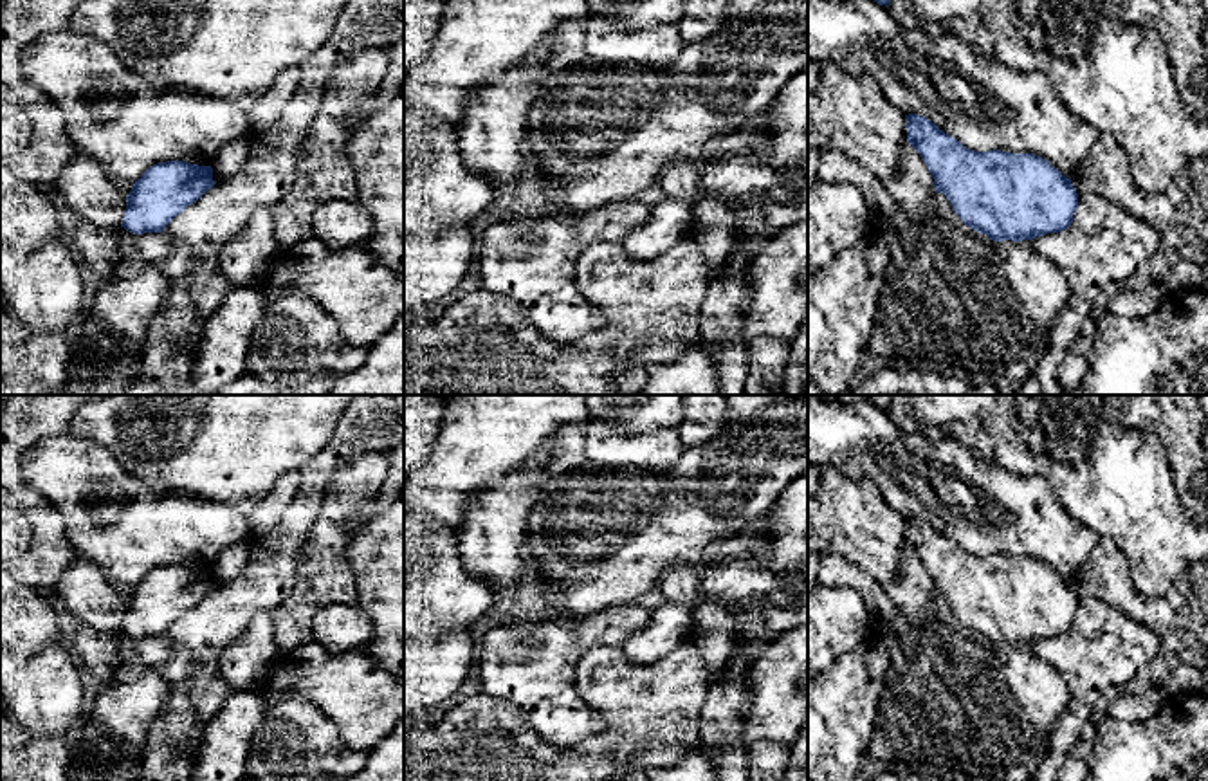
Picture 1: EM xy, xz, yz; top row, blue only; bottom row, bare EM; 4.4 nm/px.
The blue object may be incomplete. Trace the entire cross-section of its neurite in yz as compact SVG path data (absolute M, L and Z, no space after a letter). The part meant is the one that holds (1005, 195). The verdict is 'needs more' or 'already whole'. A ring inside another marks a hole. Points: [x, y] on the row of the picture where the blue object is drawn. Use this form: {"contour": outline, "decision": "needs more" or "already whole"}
{"contour": "M909 114L905 121L907 142L927 164L936 193L947 197L954 213L970 229L993 242L1022 242L1060 233L1071 225L1078 207L1078 193L1071 179L1053 168L1049 161L1033 153L974 152L923 115Z", "decision": "already whole"}

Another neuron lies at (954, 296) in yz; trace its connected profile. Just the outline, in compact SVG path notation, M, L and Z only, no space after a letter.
M820 150L817 175L824 182L855 186L889 234L891 269L871 334L869 352L903 361L925 359L959 364L968 373L1004 375L1028 382L1044 355L1053 323L1071 290L1060 271L1031 245L993 242L938 213L920 220L903 215L882 180L840 150Z

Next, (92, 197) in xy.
M76 152L54 188L78 220L103 229L121 227L126 197L88 155Z

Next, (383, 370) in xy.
M404 314L357 370L335 379L328 395L404 395Z

